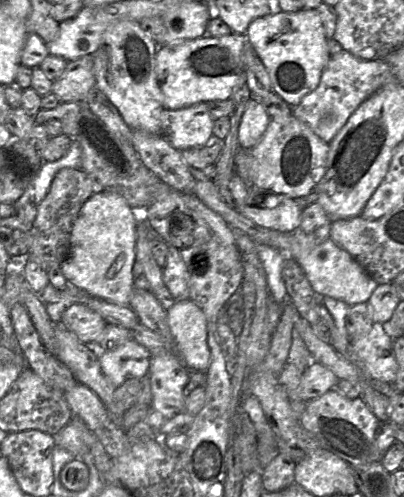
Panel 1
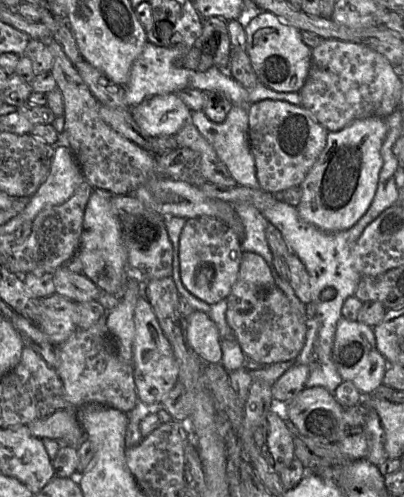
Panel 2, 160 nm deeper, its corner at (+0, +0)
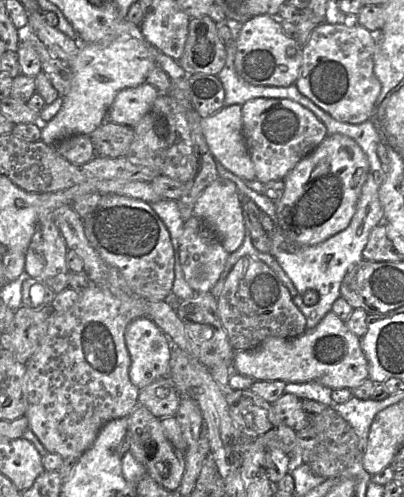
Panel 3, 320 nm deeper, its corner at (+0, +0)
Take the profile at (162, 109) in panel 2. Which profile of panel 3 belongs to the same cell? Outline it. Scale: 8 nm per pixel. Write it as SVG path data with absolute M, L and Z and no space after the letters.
M147 82L122 89L116 95L106 116L106 121L136 126L150 109L159 91Z

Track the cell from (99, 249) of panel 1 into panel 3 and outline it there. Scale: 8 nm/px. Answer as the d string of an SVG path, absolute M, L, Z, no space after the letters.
M150 317L132 320L124 338L130 356L129 378L138 389L168 375L171 342Z

